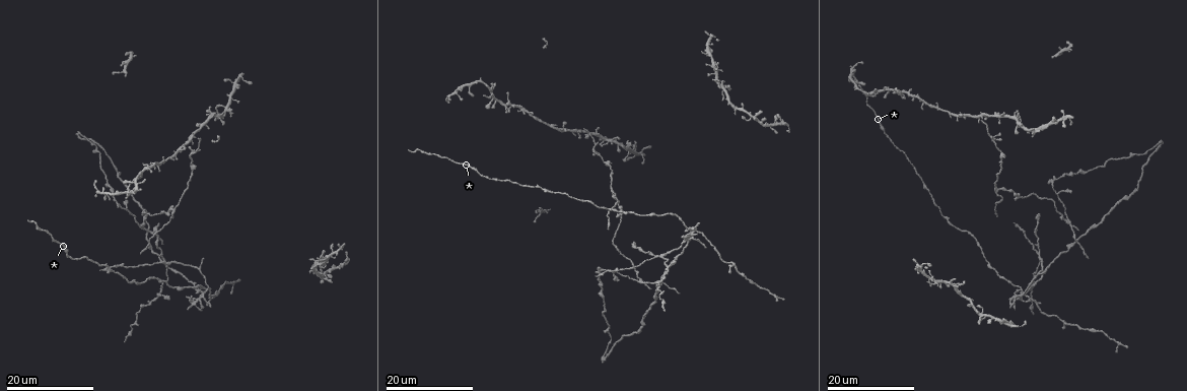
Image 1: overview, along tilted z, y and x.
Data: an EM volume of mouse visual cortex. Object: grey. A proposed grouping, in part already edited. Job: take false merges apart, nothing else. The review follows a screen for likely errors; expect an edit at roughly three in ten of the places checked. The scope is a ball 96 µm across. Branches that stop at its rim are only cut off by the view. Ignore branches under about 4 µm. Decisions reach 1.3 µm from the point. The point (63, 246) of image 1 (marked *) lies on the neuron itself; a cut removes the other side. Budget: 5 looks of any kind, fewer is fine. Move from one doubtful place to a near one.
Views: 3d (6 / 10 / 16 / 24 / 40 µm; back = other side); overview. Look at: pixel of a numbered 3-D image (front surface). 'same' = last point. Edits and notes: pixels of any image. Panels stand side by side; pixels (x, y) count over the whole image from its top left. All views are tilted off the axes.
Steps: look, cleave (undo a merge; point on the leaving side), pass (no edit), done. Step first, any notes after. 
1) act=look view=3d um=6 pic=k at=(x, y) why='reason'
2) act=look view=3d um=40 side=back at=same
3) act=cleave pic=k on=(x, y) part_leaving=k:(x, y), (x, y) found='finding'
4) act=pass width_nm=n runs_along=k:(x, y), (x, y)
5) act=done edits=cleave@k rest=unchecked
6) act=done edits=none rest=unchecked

act=look view=3d um=24 pic=1 at=(488, 88) why='three-way junction'

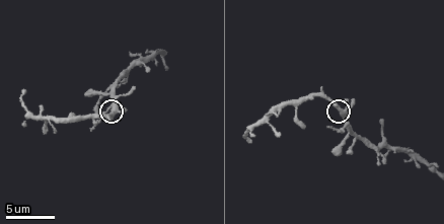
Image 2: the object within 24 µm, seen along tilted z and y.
act=look view=3d um=10 pic=2 at=(340, 111)

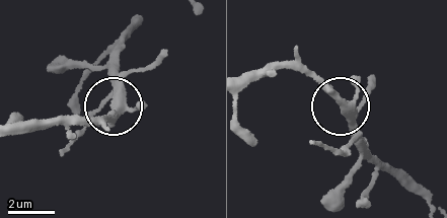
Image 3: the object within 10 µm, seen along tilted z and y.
act=pass arms=3 found='all the same neuron'

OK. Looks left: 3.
act=look view=3d um=24 pic=1 at=(551, 128) why='two arms in line, one across'

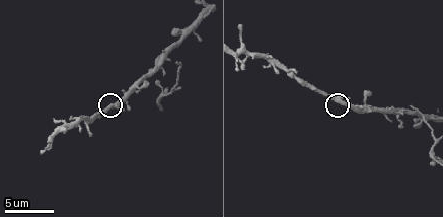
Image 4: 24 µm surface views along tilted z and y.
act=look view=3d um=10 pic=4 at=(335, 99)

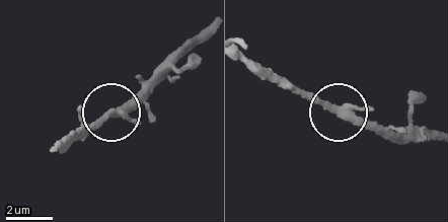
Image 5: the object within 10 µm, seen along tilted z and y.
act=pass width_nm=280 runs_along=5:(200, 32), (85, 136) found='all the same neuron'

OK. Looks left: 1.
act=done edits=none rest=unchecked

